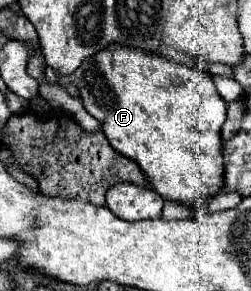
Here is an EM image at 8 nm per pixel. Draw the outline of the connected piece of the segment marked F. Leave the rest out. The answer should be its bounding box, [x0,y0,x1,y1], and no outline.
[68,44,226,212]

